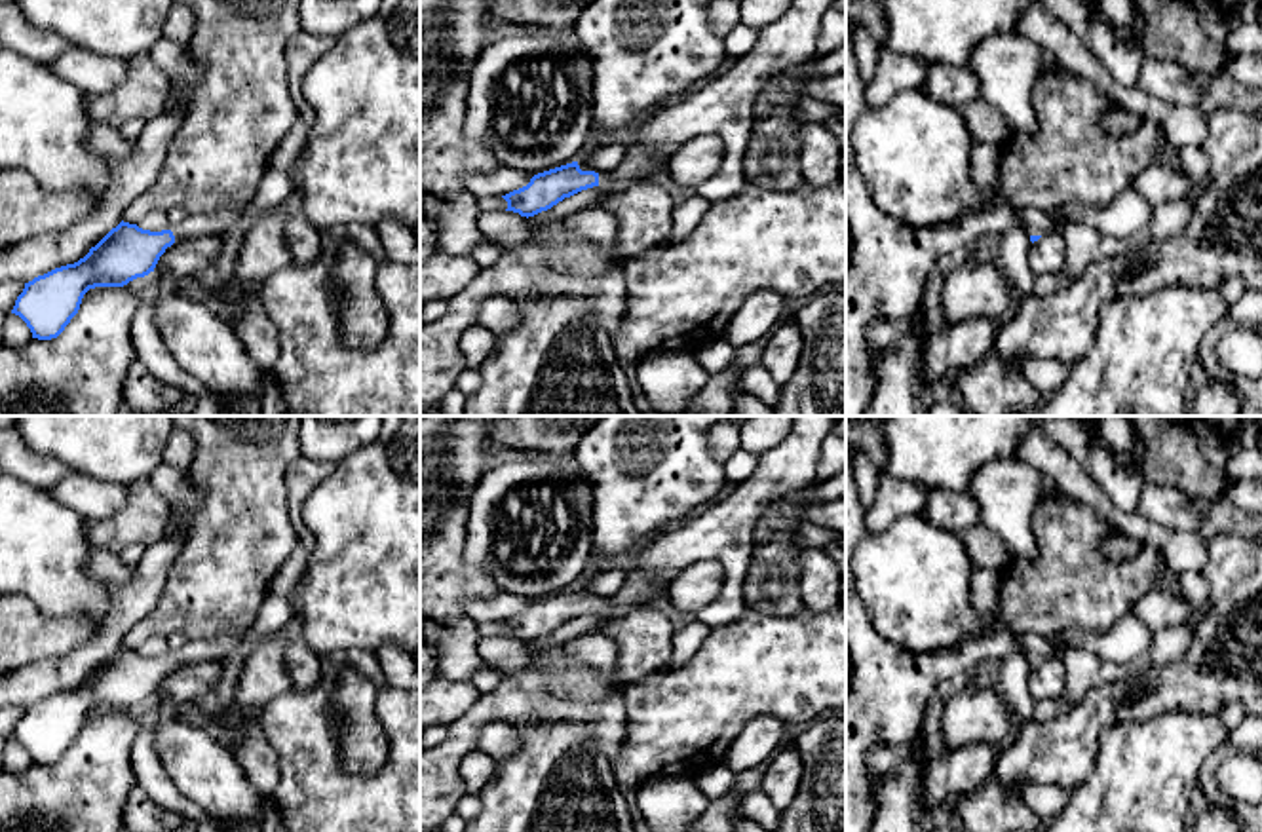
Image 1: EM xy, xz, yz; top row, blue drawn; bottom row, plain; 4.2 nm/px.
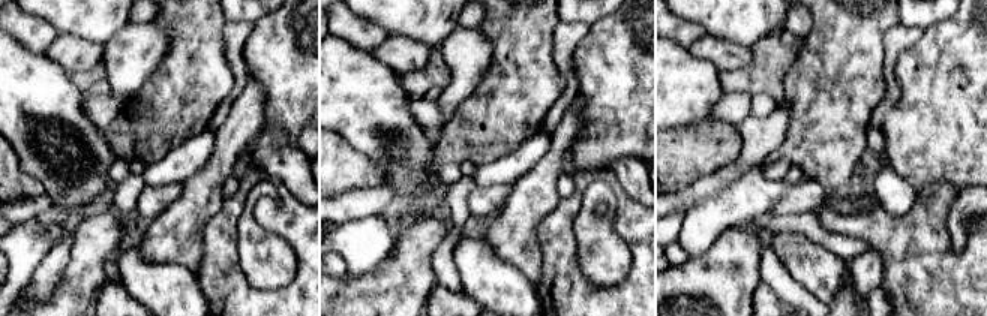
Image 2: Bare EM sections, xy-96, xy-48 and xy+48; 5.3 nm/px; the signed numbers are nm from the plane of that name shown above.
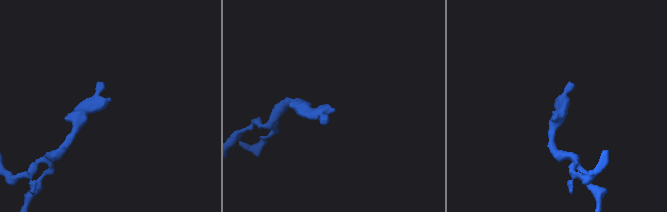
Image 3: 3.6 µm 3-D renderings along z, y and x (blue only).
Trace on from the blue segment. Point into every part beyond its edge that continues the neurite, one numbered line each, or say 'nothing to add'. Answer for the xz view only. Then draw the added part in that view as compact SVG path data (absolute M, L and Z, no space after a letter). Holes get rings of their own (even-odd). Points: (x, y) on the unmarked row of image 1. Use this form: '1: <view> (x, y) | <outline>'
1: xz (639, 589) | M633 572L625 577L616 596L599 598L599 612L610 612L618 606L648 606L667 593L669 581L660 581L646 572Z

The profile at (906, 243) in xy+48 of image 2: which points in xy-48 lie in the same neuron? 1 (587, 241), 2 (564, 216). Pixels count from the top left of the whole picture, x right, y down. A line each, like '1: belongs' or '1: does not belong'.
1: does not belong
2: belongs

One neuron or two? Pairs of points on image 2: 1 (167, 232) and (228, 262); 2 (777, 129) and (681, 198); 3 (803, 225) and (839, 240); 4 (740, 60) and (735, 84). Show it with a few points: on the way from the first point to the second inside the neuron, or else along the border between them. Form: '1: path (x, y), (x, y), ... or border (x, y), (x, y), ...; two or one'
1: border (212, 216), (203, 229), (203, 256), (197, 273); two
2: path (753, 153), (734, 172), (705, 187); one
3: path (812, 228), (830, 240); one
4: border (752, 50), (752, 60), (749, 63), (720, 72); two

